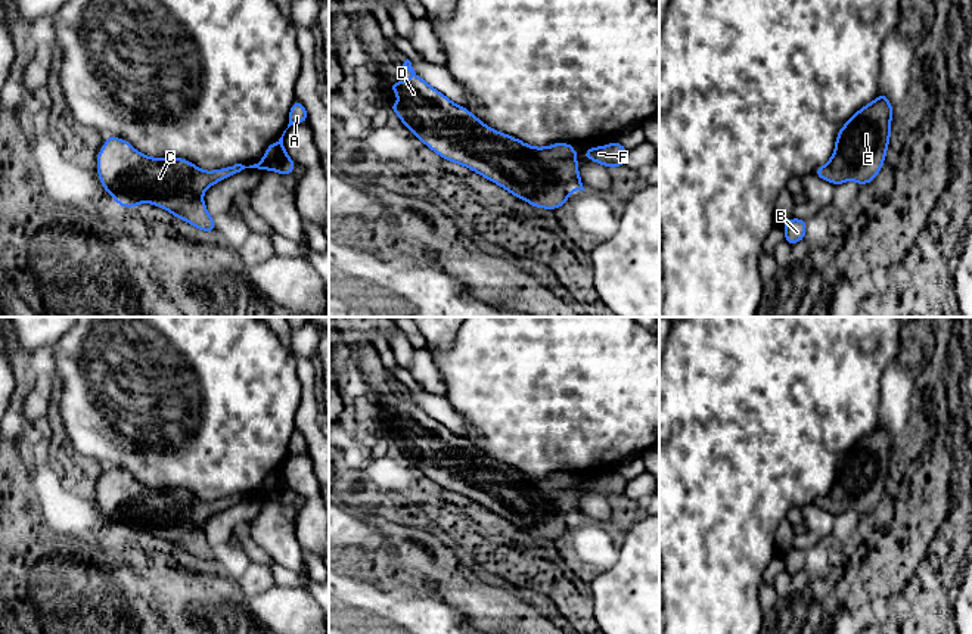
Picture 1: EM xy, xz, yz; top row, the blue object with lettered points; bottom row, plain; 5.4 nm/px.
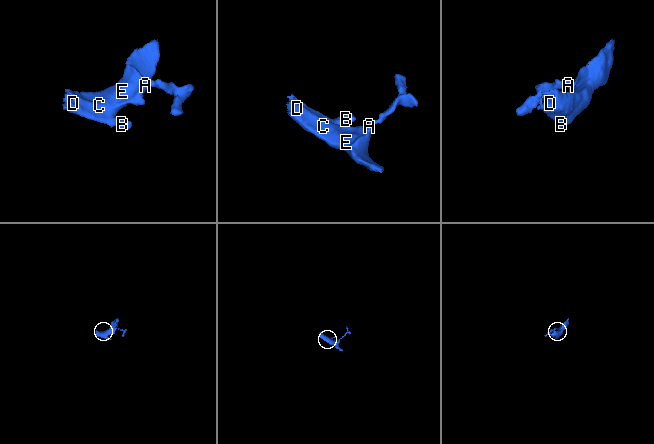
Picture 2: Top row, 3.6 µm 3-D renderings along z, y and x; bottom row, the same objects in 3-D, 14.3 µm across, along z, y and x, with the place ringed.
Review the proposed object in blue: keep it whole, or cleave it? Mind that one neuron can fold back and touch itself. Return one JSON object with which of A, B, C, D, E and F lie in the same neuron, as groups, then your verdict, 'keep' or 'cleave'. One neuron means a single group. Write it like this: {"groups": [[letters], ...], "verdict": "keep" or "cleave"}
{"groups": [["A", "B", "C", "D", "E", "F"]], "verdict": "keep"}

